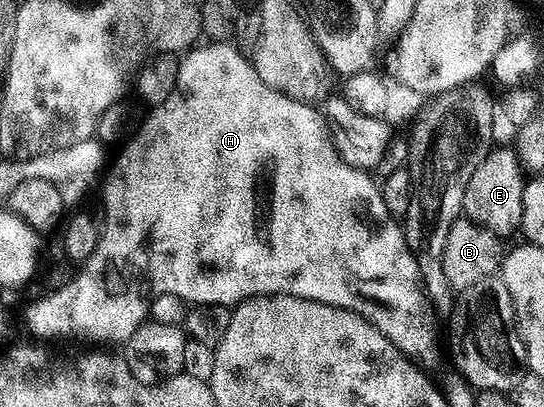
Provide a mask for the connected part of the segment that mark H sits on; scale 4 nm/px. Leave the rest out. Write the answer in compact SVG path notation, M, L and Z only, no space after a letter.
M213 41L205 46L209 47L198 46L184 56L186 59L180 60L181 68L171 97L156 104L146 119L144 116L132 138L120 148L122 151L118 153L117 160L105 179L105 188L101 191L101 203L105 206L105 225L103 221L95 253L91 253L89 260L74 274L71 285L56 288L50 299L39 300L26 313L30 333L38 335L41 338L38 340L41 341L90 339L93 342L90 344L93 345L123 345L131 337L131 333L135 333L135 329L139 329L149 319L149 307L153 299L163 297L163 293L175 293L175 297L184 299L189 305L210 303L227 308L260 295L294 295L311 301L323 301L327 305L335 305L339 309L362 315L375 329L379 329L379 333L383 333L383 337L387 337L387 341L391 341L391 345L395 345L395 349L399 349L414 363L426 365L425 363L435 362L438 312L425 294L419 265L415 265L415 257L409 251L402 224L390 215L387 205L383 205L380 186L372 174L347 165L347 161L339 157L329 129L325 126L324 114L314 104L300 103L271 89L271 85L267 85L267 81L259 77L252 62L246 56L244 59L241 56L244 54L236 46L225 41Z

